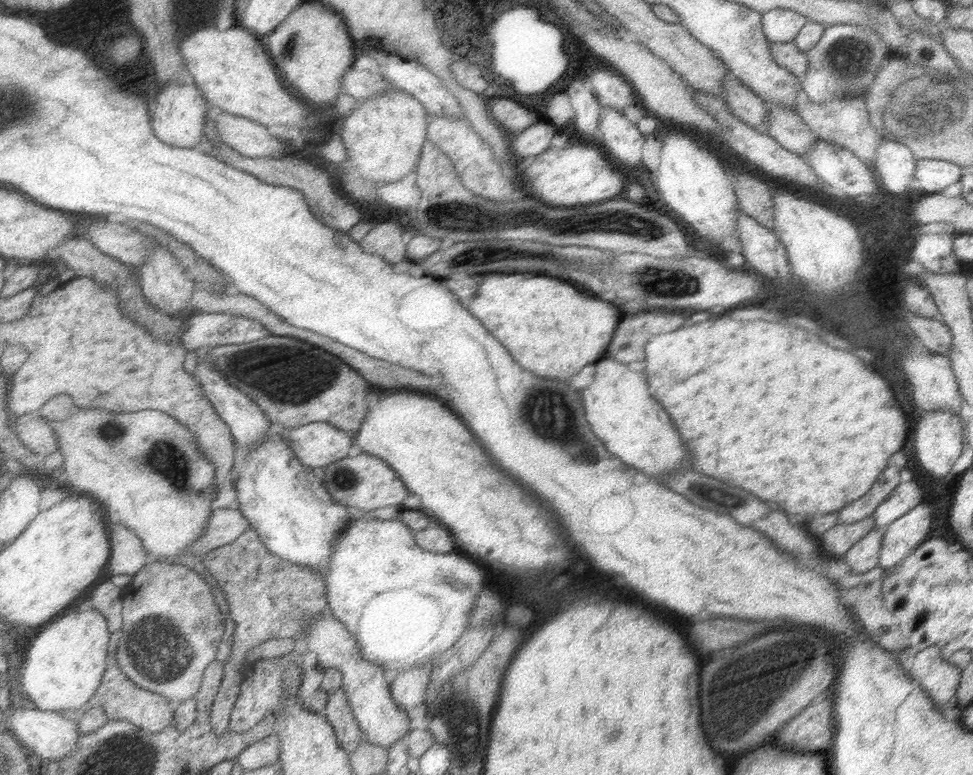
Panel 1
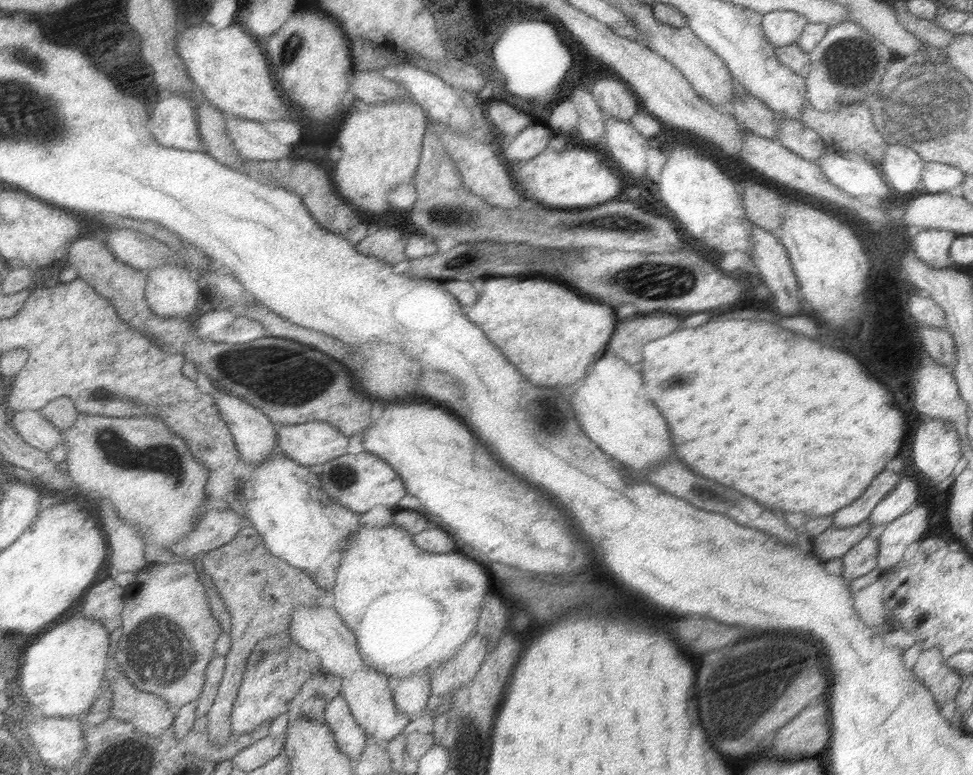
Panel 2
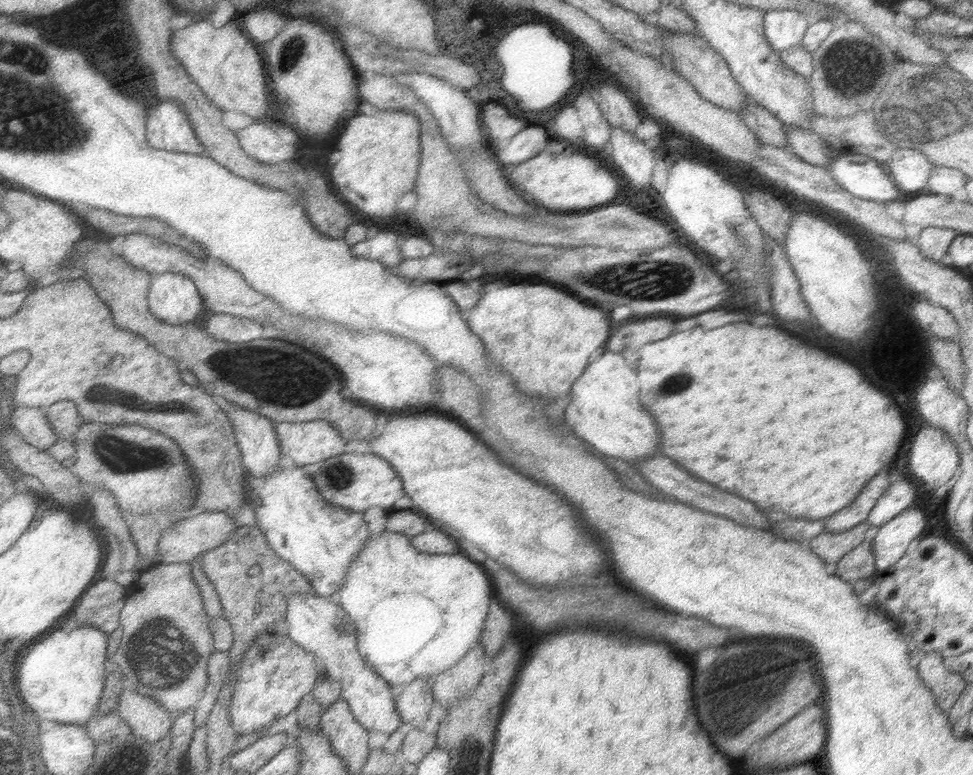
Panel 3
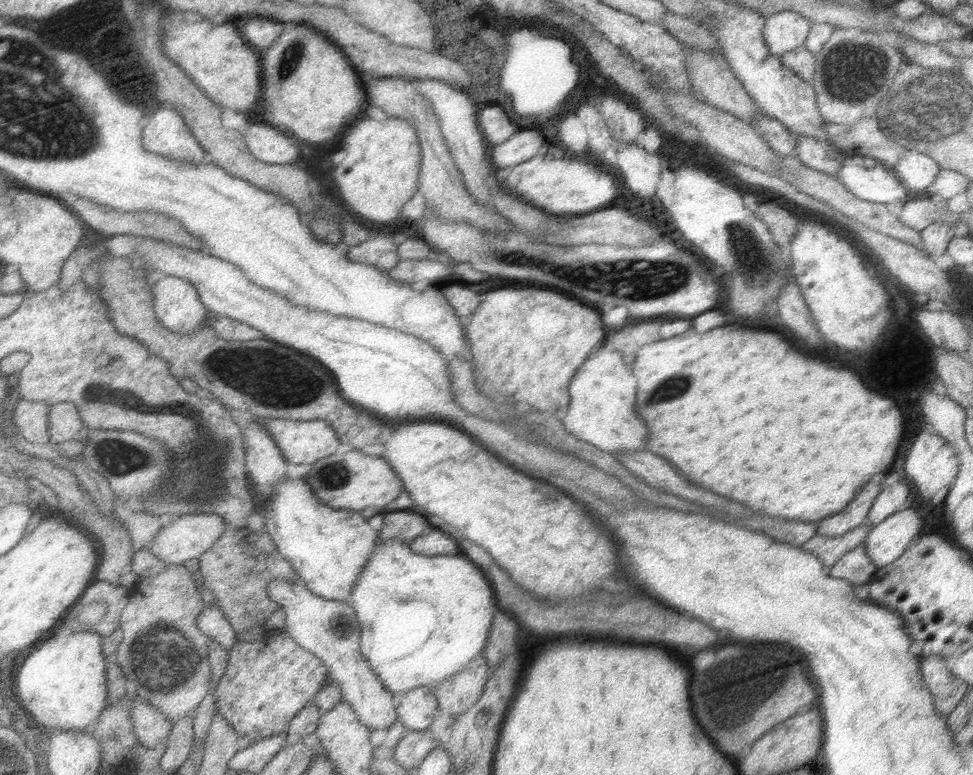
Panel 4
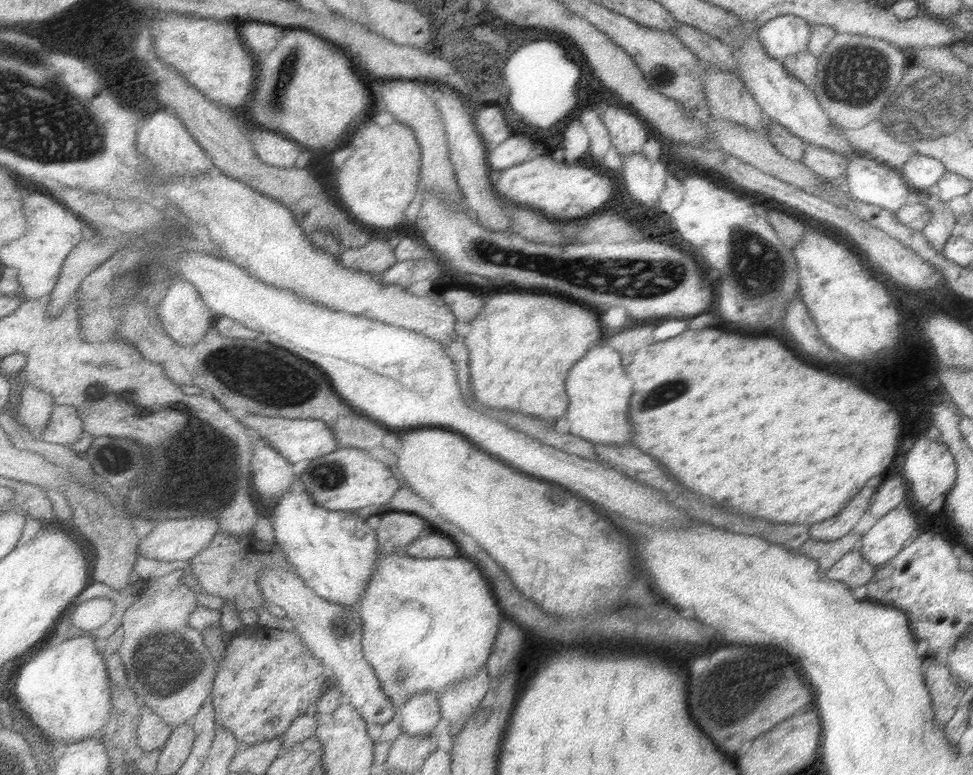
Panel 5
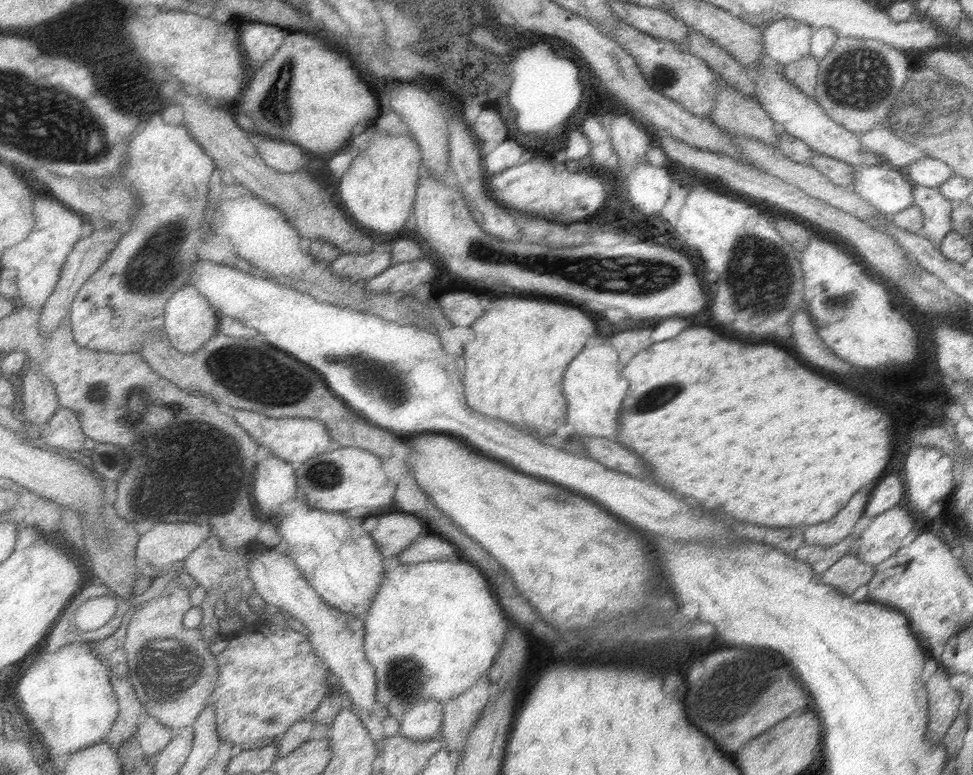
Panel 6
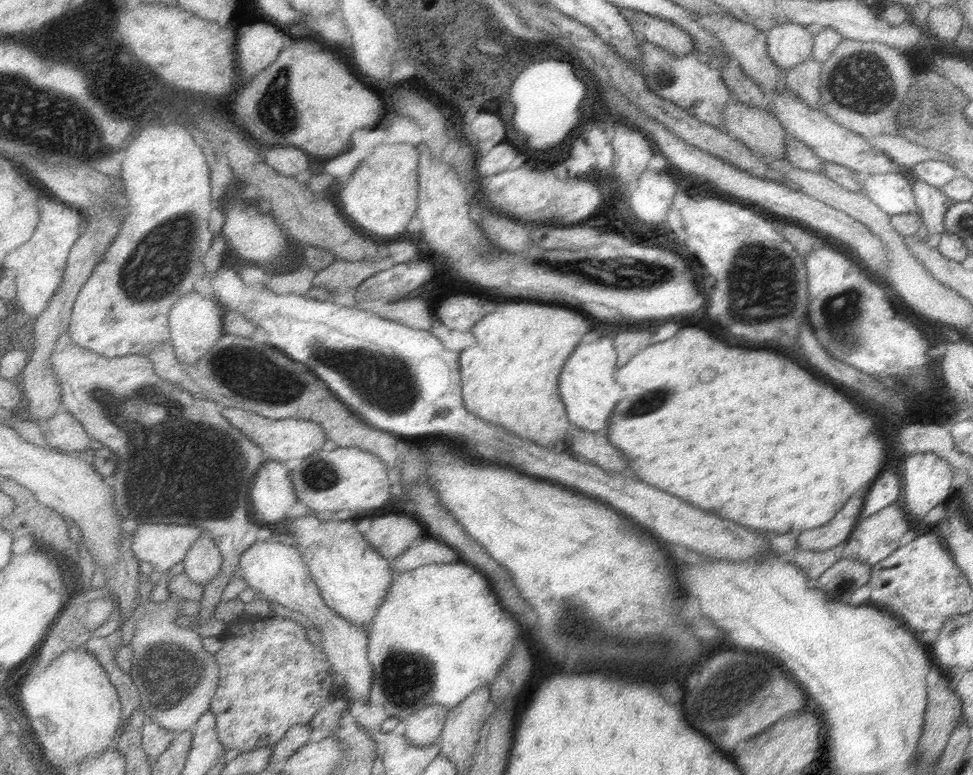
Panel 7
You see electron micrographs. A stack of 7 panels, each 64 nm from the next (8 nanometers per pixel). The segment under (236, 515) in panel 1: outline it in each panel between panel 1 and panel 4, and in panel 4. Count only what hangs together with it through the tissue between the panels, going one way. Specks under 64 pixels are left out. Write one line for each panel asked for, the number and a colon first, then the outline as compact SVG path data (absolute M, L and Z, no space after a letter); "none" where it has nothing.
2: M209 510L205 512L201 524L197 524L195 532L187 536L181 544L173 546L173 554L189 556L189 558L201 558L203 554L215 552L217 548L223 548L225 544L233 542L245 526L251 526L251 522L245 516L239 516L235 510Z
3: M211 510L211 512L203 512L199 516L187 518L183 520L177 530L161 530L163 538L159 538L159 554L163 556L163 564L177 564L177 562L193 562L195 558L201 558L203 554L223 546L241 526L237 526L235 518L229 512L221 512L221 510Z
4: M187 514L181 516L177 522L173 522L171 526L163 526L155 538L155 542L151 544L151 548L147 548L155 558L163 560L167 566L179 566L191 558L201 558L205 552L209 552L211 548L215 548L217 542L221 542L223 534L233 528L225 516L221 514Z

